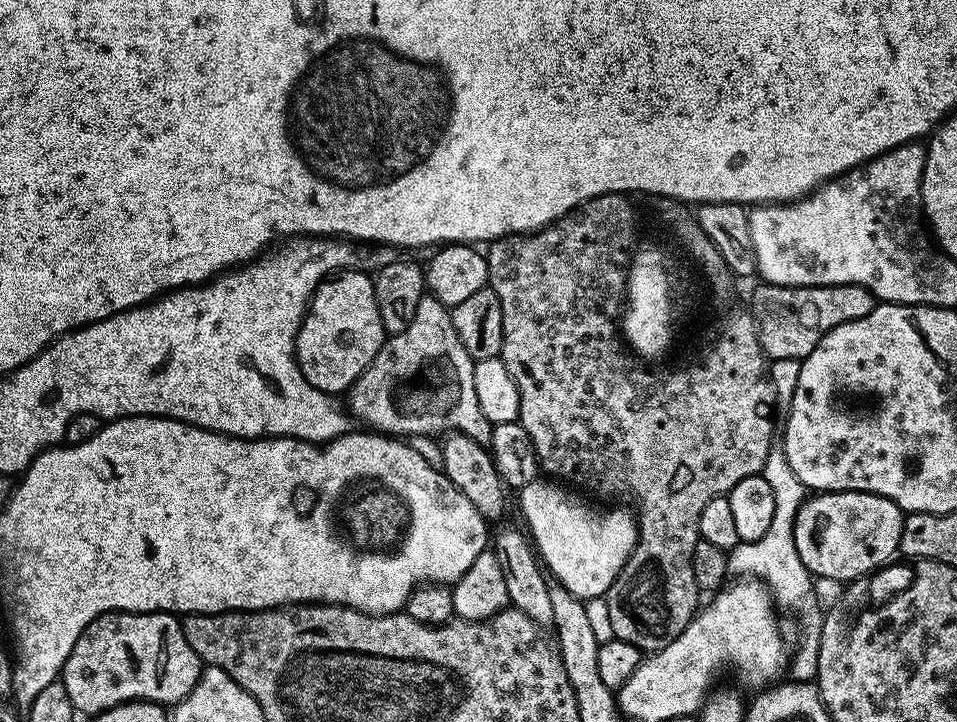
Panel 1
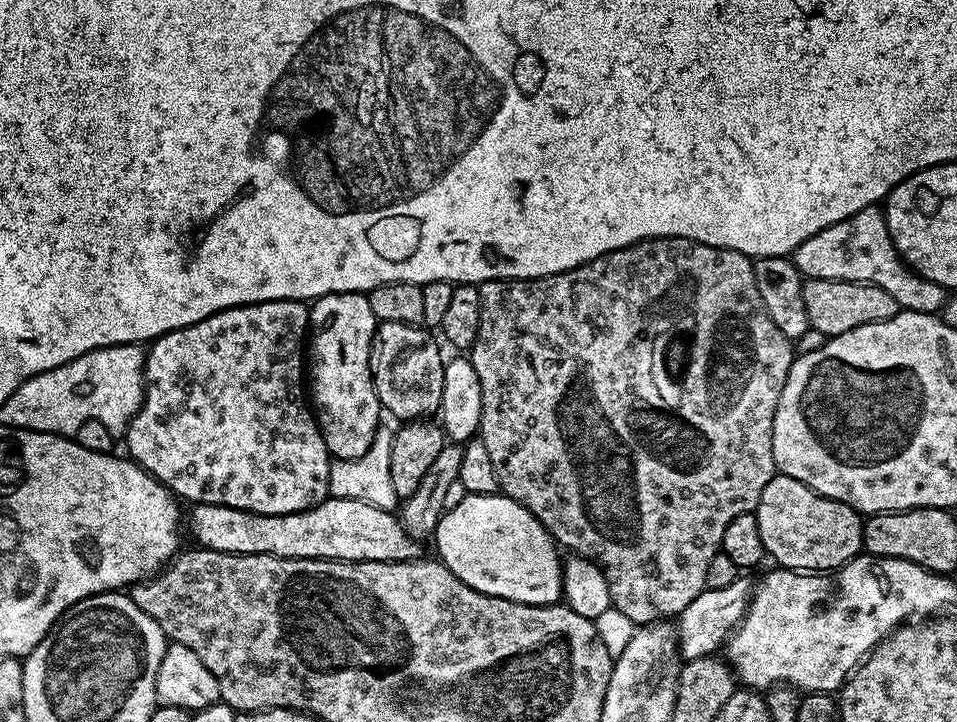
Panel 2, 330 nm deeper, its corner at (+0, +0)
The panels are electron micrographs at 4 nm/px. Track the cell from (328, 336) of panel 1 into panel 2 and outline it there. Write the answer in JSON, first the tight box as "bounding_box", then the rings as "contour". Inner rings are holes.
{"bounding_box":[308,292,382,460],"contour":[[[335,292],[329,296],[319,296],[311,301],[310,311],[308,314],[308,322],[310,325],[310,400],[314,405],[314,415],[316,422],[320,426],[320,433],[328,447],[329,457],[337,460],[353,460],[354,458],[362,458],[362,454],[366,454],[366,450],[370,450],[370,446],[374,442],[374,434],[382,426],[382,409],[380,399],[376,393],[376,382],[374,379],[374,341],[378,336],[378,321],[374,310],[370,310],[370,302],[367,295],[363,292]]]}

